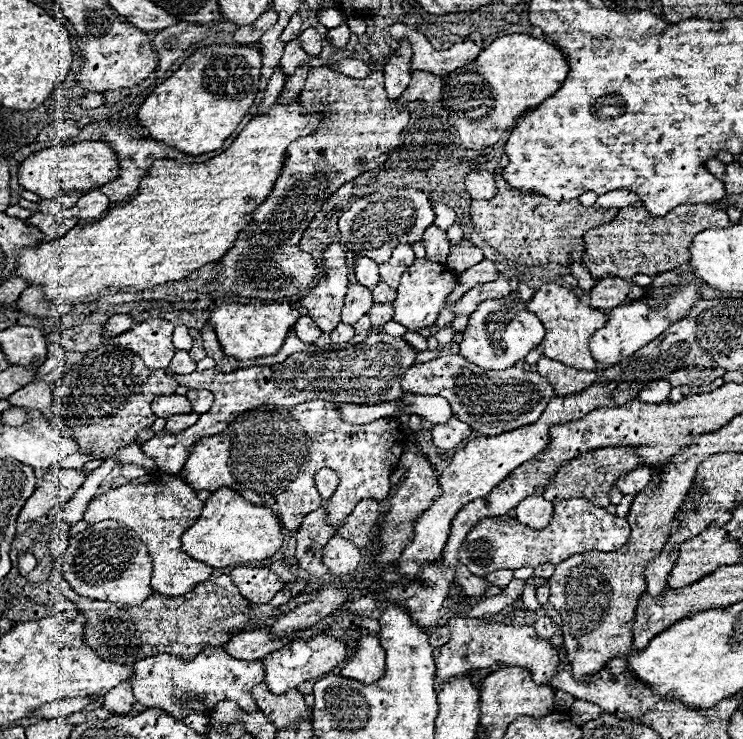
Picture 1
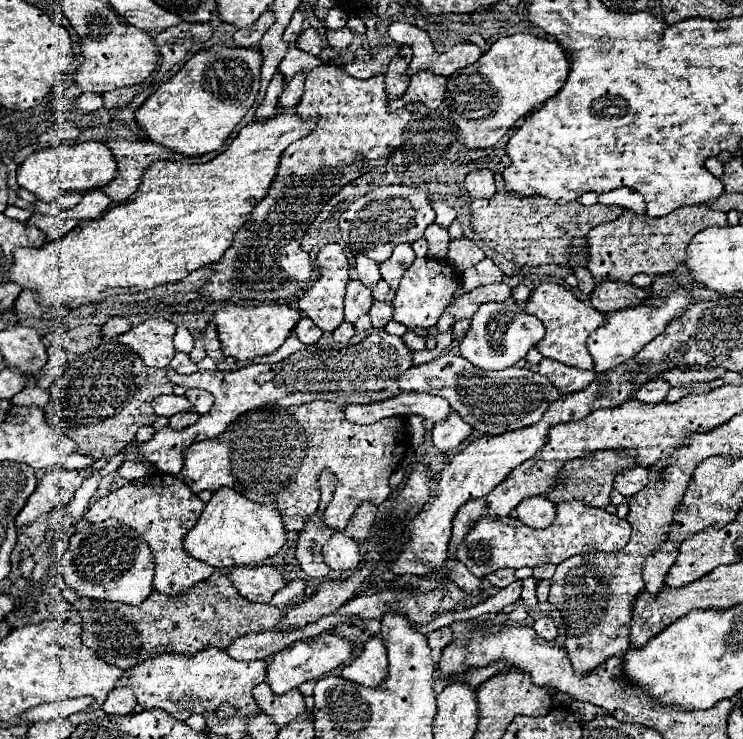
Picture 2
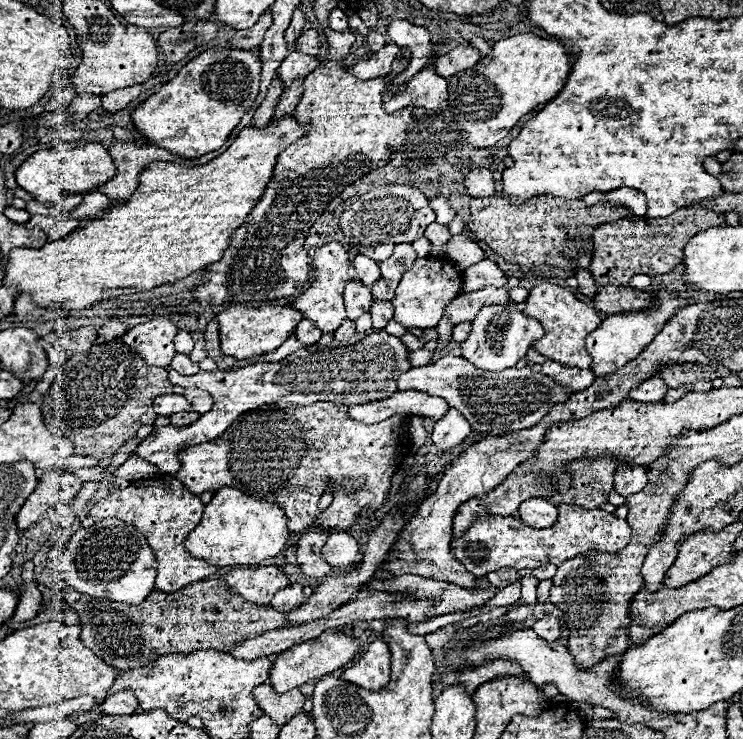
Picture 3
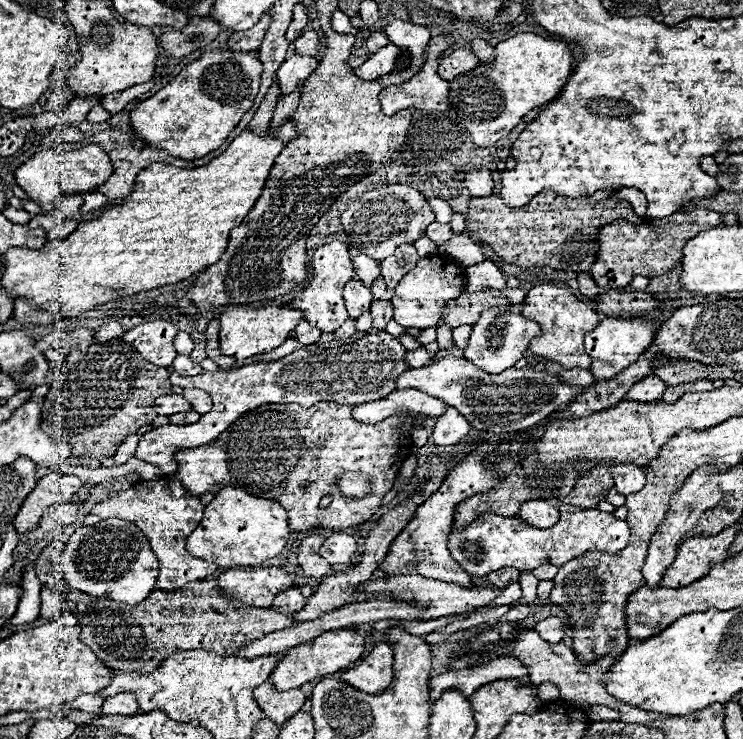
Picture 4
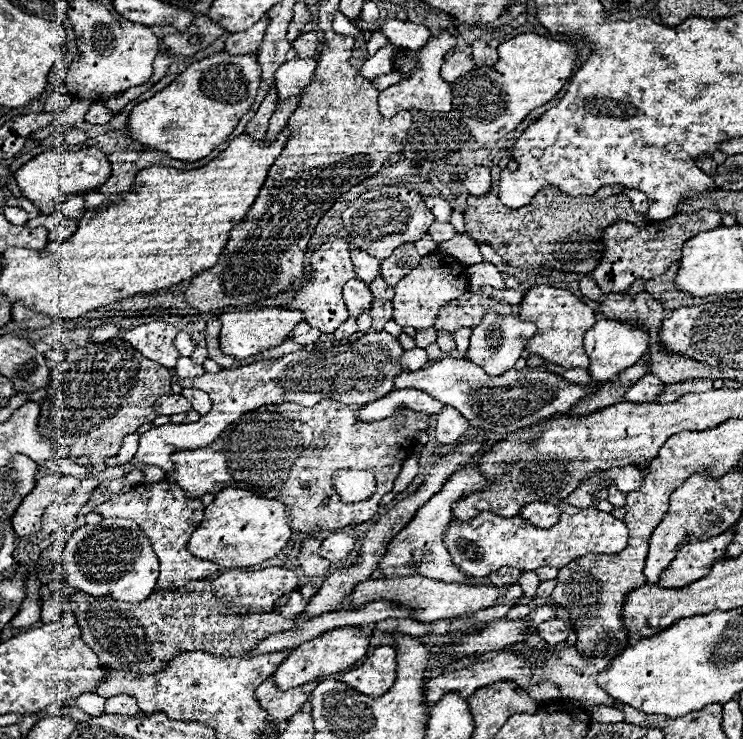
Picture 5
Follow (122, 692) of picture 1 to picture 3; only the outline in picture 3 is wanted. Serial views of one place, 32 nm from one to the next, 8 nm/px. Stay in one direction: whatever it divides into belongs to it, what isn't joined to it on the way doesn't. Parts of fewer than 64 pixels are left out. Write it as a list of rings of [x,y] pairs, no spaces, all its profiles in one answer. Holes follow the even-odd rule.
[[[122,690],[122,692],[108,696],[104,704],[100,706],[100,712],[102,714],[132,714],[136,712],[136,708],[138,708],[138,702],[136,702],[134,692]]]

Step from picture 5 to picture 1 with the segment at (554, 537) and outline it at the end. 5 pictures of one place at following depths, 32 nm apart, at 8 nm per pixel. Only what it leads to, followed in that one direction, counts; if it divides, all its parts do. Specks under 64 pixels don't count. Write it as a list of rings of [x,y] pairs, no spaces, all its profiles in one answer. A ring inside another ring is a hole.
[[[582,498],[562,500],[556,504],[552,522],[542,530],[532,530],[524,524],[518,524],[512,516],[494,516],[480,520],[466,536],[464,544],[460,546],[458,560],[468,566],[468,570],[476,576],[486,576],[494,570],[518,570],[526,566],[540,566],[540,564],[558,564],[574,554],[600,550],[600,552],[616,552],[620,550],[630,536],[630,524],[626,518],[618,518],[608,514],[604,508],[590,504]]]

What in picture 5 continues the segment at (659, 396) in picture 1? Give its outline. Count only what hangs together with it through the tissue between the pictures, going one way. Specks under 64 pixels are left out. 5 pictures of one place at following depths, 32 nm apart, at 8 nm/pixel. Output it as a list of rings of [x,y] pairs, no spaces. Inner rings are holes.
[[[646,374],[628,388],[628,392],[624,394],[624,400],[626,402],[654,402],[656,396],[662,392],[662,388],[664,384],[656,376]]]

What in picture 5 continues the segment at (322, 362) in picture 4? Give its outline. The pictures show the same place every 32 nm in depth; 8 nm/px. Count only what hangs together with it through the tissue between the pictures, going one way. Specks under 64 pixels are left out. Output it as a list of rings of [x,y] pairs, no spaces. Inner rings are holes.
[[[374,332],[366,334],[352,344],[332,346],[326,350],[298,350],[288,356],[276,360],[260,360],[240,368],[220,370],[216,374],[204,374],[198,378],[180,379],[173,375],[172,383],[177,383],[182,388],[198,388],[204,390],[212,400],[212,410],[203,415],[194,424],[164,424],[152,428],[140,436],[138,452],[134,454],[132,462],[134,468],[126,472],[126,482],[130,486],[144,482],[144,472],[140,466],[156,466],[164,472],[172,472],[174,464],[170,460],[172,452],[178,450],[192,450],[204,448],[212,444],[216,438],[222,436],[228,424],[232,424],[244,412],[250,412],[264,404],[280,404],[280,402],[298,402],[304,406],[318,404],[320,400],[340,400],[344,404],[368,404],[368,400],[378,400],[386,396],[392,386],[394,378],[402,372],[400,356],[402,346],[398,338],[390,336],[388,332]]]

